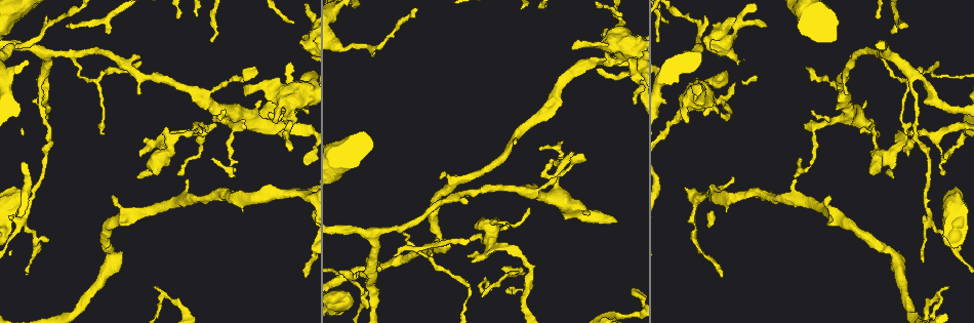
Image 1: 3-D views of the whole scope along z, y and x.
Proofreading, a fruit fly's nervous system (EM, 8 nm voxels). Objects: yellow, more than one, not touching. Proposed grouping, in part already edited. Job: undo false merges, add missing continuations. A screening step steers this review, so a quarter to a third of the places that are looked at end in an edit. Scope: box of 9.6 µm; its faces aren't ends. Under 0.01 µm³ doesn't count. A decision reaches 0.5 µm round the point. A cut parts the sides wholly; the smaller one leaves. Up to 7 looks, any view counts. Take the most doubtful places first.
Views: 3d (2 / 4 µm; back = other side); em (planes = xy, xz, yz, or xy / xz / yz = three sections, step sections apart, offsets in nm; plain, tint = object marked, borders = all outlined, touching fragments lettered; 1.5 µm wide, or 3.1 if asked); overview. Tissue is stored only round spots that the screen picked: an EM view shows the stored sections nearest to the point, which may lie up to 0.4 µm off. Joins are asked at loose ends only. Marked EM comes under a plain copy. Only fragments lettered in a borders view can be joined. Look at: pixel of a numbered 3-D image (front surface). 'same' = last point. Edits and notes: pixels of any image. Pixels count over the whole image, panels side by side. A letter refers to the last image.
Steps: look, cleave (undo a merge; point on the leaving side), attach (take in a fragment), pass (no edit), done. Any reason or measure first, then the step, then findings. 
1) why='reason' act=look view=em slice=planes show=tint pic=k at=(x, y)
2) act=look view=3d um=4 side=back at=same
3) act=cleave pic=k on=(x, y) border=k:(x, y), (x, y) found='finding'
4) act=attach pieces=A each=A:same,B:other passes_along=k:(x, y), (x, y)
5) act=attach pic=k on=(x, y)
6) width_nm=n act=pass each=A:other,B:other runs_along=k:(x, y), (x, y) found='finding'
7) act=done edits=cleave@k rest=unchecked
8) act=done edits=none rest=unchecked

act=look view=em slice=planes show=borders pic=1 at=(302, 43)

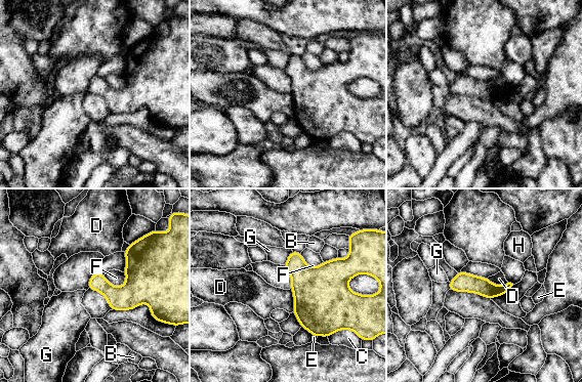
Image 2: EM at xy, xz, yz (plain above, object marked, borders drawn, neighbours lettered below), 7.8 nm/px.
act=pass each=B:other,C:other,D:other,E:other,F:other,G:other,H:other runs_along=2:(451, 284), (506, 288) found='no lettered fragment goes on from it'

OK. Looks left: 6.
why='free end' act=look view=3d um=4 side=back pic=1 at=(482, 220)

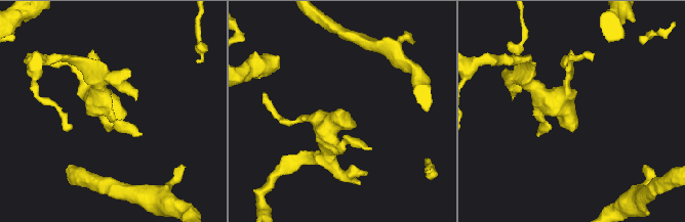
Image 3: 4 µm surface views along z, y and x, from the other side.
why='need the tissue' act=look view=em slice=xz step=4 show=borders pic=3 at=(342, 111)

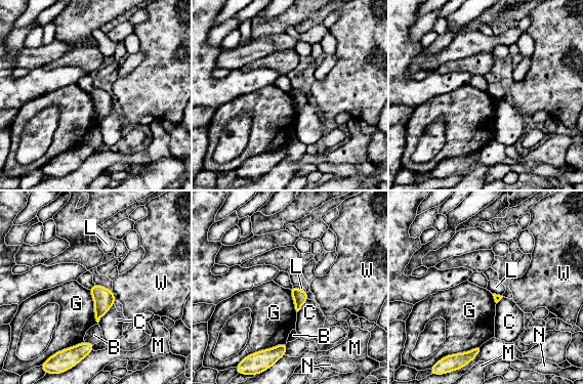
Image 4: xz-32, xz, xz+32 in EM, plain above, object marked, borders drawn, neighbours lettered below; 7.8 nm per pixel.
act=look view=em slice=planes show=borders at=same

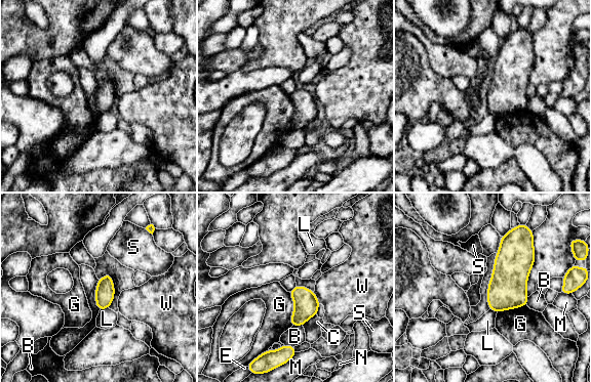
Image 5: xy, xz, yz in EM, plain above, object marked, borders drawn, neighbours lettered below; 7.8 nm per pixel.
width_nm=160 act=pass each=B:other,C:other,E:other,G:other,L:other,M:other,N:other,S:other,W:other found='none of them fits'

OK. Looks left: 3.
why='sharp bend' act=look view=3d um=2 pic=1 at=(934, 77)

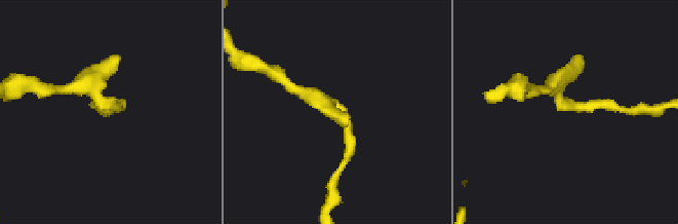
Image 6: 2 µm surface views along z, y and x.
act=look view=em slice=xy step=4 show=tint pic=6 at=(344, 110)

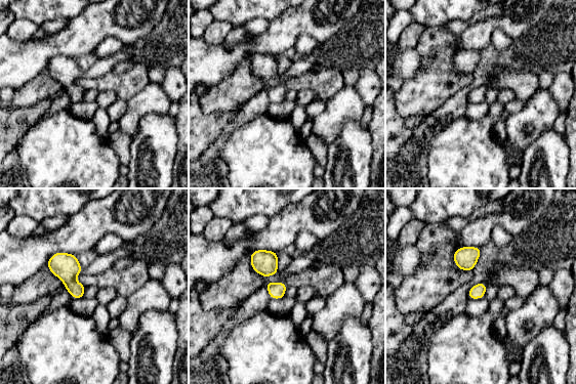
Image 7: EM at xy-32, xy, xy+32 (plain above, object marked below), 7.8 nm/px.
act=look view=em slice=planes show=borders at=same

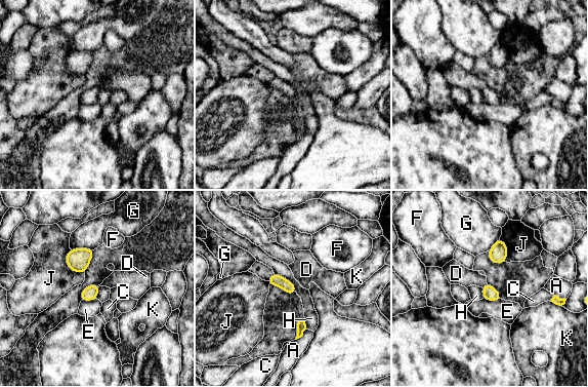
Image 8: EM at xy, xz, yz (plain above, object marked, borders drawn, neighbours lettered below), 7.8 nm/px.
width_nm=90 act=pass each=A:other,C:other,D:other,E:other,F:other,G:other,H:other,J:other,K:other border=8:(274, 272), (288, 279), (296, 292) found='continuous, no second neuron'

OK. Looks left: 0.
act=done edits=none rest=unchecked

